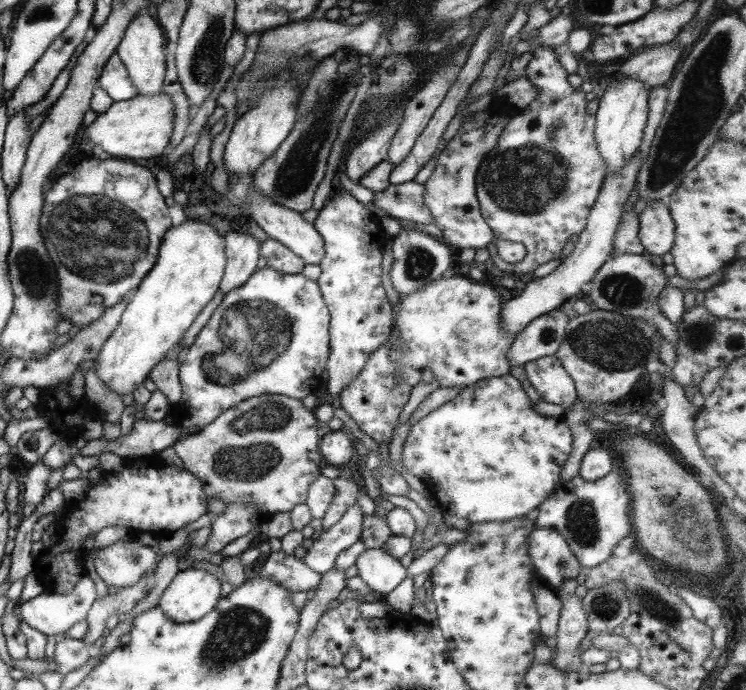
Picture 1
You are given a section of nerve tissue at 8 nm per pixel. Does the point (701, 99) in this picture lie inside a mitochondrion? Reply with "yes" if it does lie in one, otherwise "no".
yes

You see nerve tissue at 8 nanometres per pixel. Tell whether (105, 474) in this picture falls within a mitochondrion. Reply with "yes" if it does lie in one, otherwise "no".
no

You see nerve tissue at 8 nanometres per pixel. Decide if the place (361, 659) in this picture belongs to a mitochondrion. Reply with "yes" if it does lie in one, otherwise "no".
no

